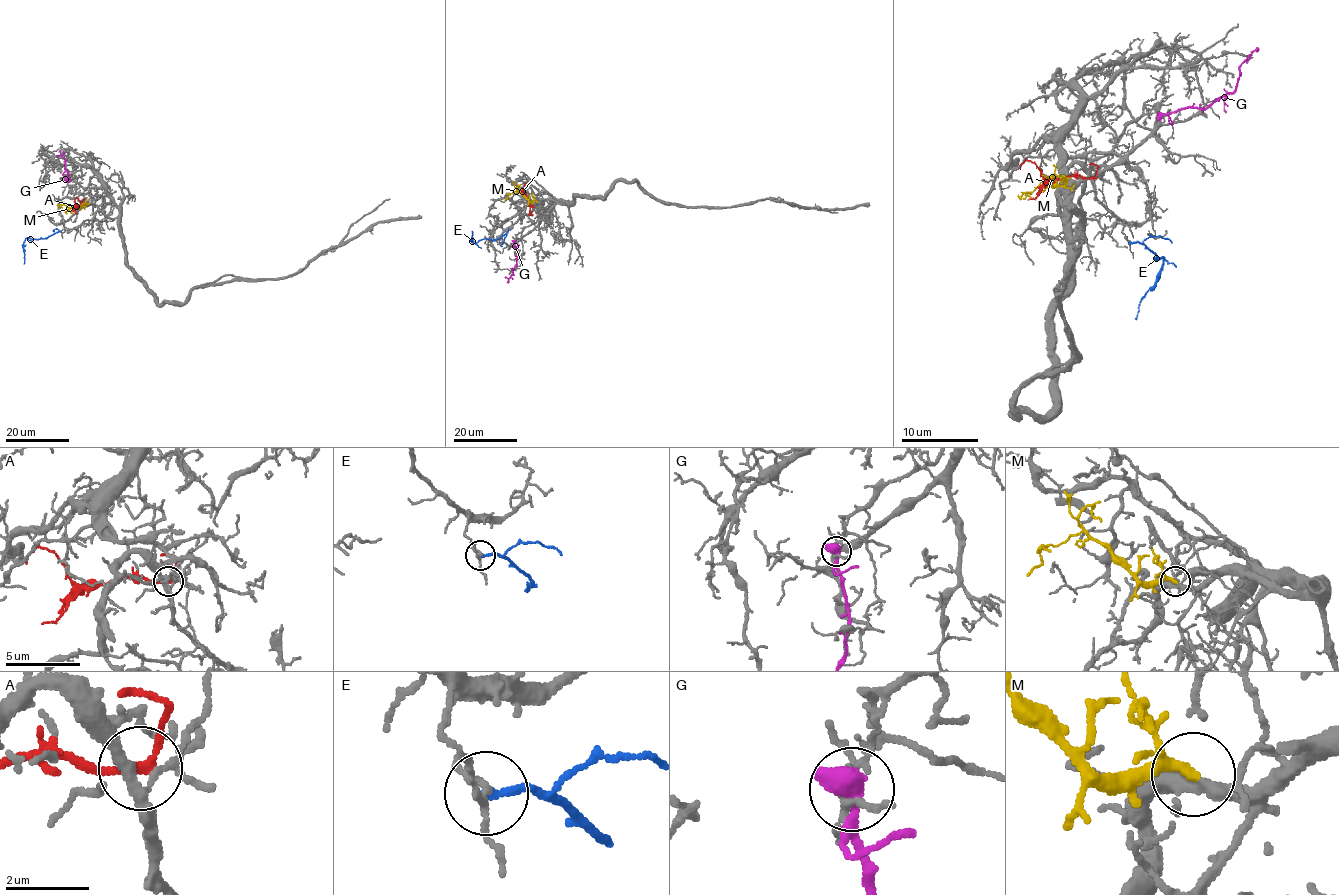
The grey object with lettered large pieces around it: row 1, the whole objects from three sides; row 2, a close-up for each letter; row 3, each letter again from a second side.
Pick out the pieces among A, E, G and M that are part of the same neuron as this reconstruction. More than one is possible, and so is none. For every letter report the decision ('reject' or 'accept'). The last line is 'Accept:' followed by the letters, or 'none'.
A: reject
E: reject
G: reject
M: accept
Accept: M

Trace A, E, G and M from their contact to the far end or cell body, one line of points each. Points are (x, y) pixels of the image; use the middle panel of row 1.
A: (529, 213), (530, 203), (523, 189), (527, 183)
E: (508, 229), (495, 239), (482, 238), (474, 242), (472, 231)
G: (514, 242), (516, 262), (507, 282)
M: (536, 201), (528, 200), (516, 191), (504, 200)

